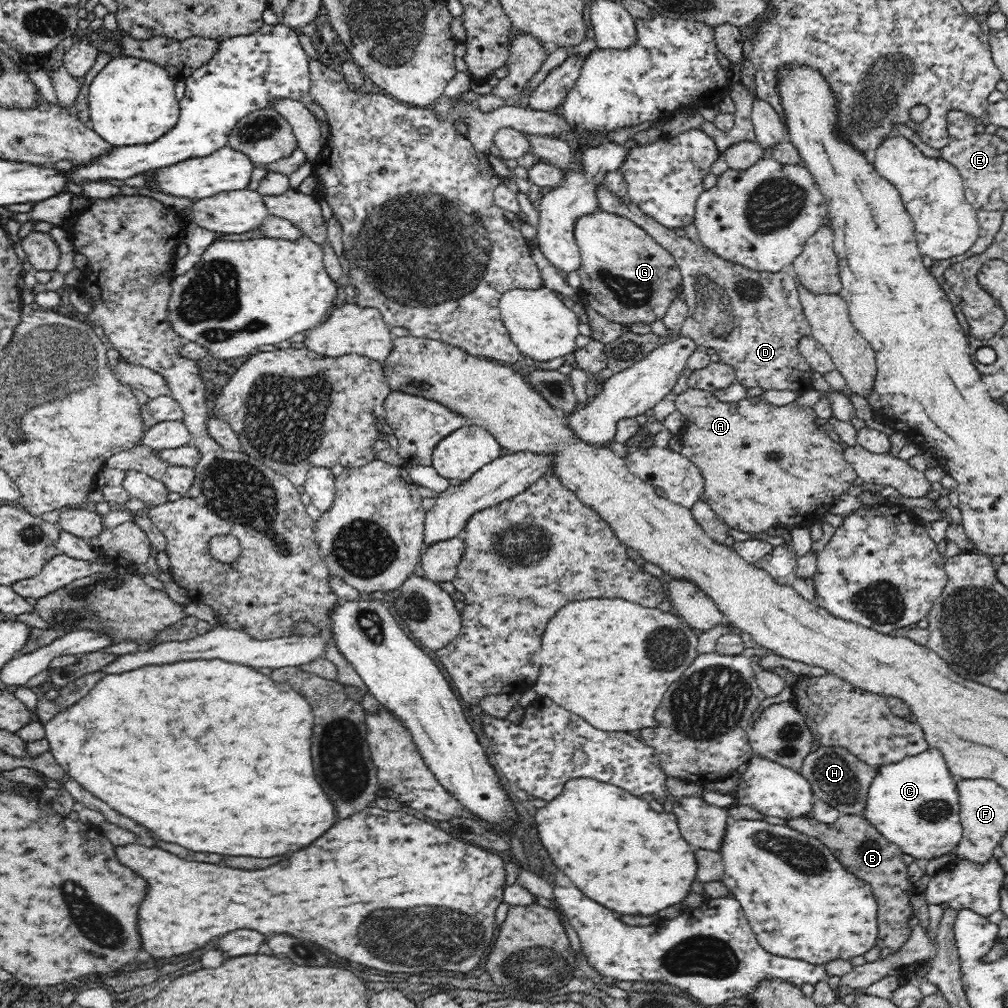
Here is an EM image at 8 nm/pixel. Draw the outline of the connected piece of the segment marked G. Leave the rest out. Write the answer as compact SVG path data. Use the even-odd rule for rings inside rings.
M600 208L576 219L574 236L581 252L581 263L575 270L581 278L578 291L585 302L610 321L626 326L639 322L650 326L658 318L663 318L677 296L675 290L682 289L683 278L675 258L661 244L628 218Z

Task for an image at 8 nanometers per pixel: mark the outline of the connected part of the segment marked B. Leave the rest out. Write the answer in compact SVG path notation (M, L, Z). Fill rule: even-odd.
M841 815L832 824L824 824L816 819L792 818L789 827L817 838L825 844L839 863L858 880L864 881L870 888L877 904L877 937L875 947L889 948L894 953L904 948L913 932L908 922L914 915L912 895L920 893L908 874L909 866L902 859L903 852L894 843L880 834L880 831L863 815Z

